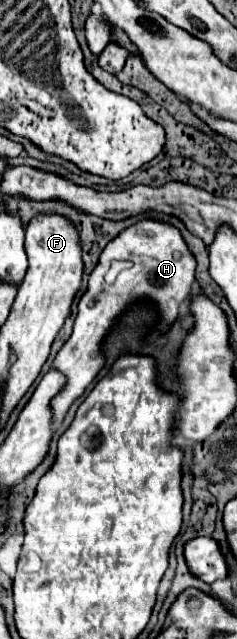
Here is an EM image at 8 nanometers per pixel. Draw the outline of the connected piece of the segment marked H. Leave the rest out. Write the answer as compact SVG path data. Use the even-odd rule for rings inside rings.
M140 220L126 228L122 234L118 234L114 240L108 242L104 252L100 254L98 266L92 270L88 280L88 290L78 302L78 316L74 322L74 332L68 338L68 342L60 348L56 354L52 368L58 368L66 376L66 384L62 386L62 392L58 392L58 398L54 396L50 404L50 422L54 424L54 430L62 424L68 408L84 394L86 386L96 378L98 370L104 364L104 358L100 354L100 342L104 334L114 324L116 316L134 300L138 298L150 298L158 312L160 312L160 330L164 332L168 324L172 324L178 316L180 302L188 296L192 284L194 284L194 272L196 272L196 260L190 248L186 246L182 232L162 220ZM112 260L130 260L132 268L122 270L114 284L106 284L104 276L112 264Z

